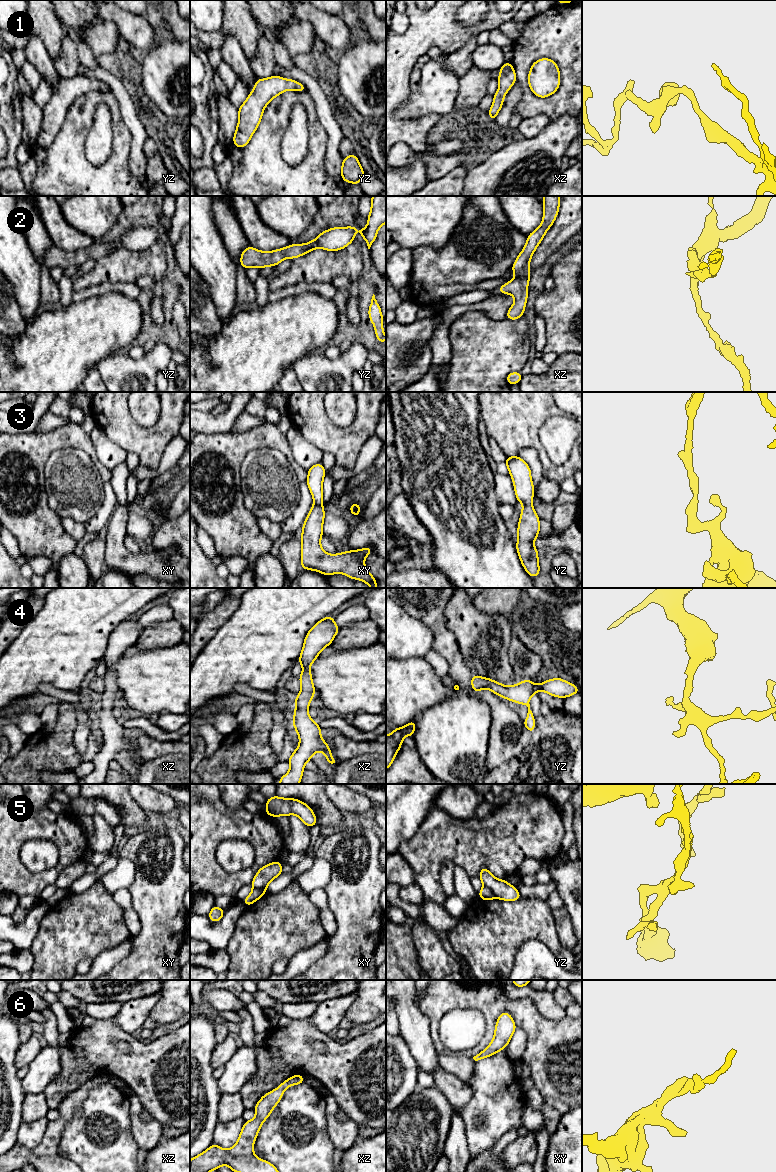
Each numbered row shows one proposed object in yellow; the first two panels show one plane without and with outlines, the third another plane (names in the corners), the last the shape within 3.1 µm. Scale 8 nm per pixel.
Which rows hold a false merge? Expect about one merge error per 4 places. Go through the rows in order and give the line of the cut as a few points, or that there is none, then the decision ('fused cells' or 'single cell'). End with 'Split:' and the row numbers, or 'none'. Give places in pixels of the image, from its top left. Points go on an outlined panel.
1: no cut | single cell
2: no cut | single cell
3: no cut | single cell
4: no cut | single cell
5: yz (484, 885), (496, 897) | fused cells
6: no cut | single cell
Split: 5

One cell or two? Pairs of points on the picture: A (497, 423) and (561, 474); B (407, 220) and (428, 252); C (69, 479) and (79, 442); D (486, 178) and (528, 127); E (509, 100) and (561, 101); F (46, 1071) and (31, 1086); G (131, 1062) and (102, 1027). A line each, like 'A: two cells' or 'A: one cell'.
A: one cell
B: two cells
C: two cells
D: two cells
E: two cells
F: one cell
G: one cell

